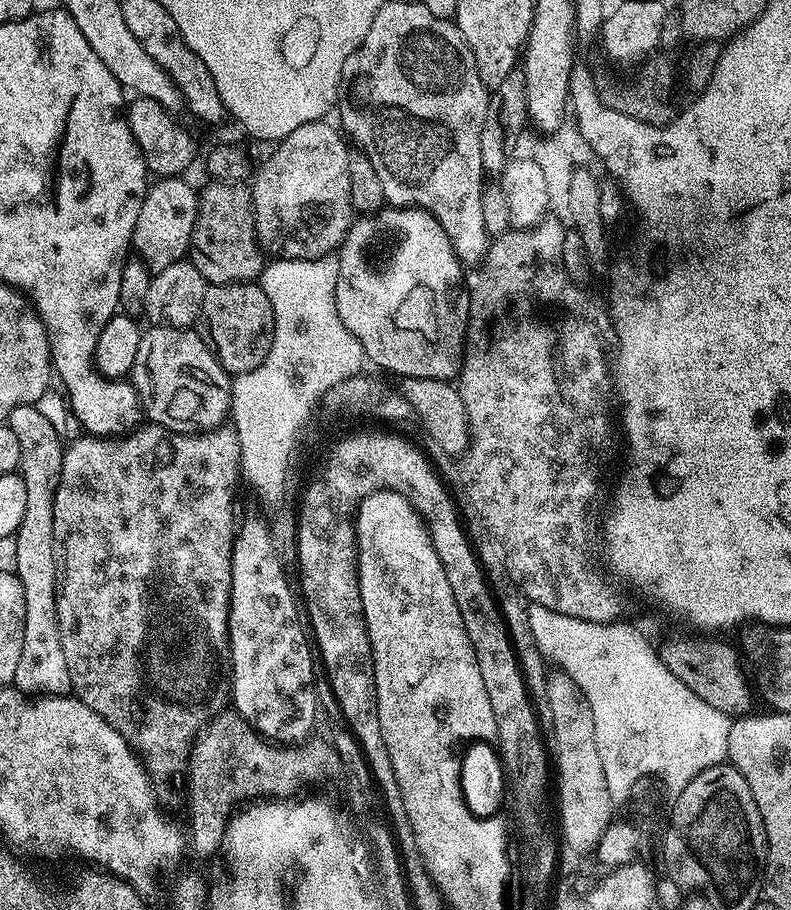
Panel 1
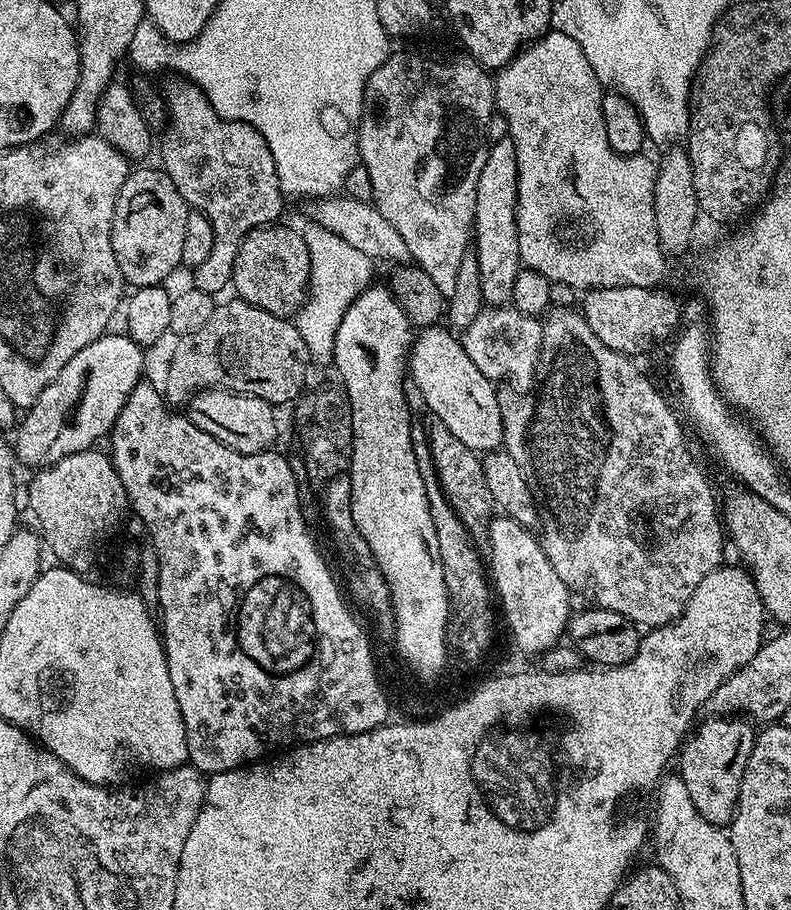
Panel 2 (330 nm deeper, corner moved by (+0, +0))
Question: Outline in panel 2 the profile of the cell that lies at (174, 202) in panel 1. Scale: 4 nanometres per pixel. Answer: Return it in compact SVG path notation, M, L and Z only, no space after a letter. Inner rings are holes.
M183 78L172 79L176 80L162 88L166 127L164 141L158 144L159 163L170 182L178 186L178 194L182 194L189 209L206 214L210 226L214 226L214 250L191 273L190 284L203 292L219 294L231 285L234 258L246 234L275 223L286 198L278 182L273 154L262 134L246 122L222 118L197 84Z

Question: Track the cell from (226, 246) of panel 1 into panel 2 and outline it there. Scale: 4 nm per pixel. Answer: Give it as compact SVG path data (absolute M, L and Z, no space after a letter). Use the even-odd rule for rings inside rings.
M280 222L255 228L242 242L234 258L231 287L247 304L258 306L275 316L295 317L308 298L310 250L306 250L303 231L283 228Z

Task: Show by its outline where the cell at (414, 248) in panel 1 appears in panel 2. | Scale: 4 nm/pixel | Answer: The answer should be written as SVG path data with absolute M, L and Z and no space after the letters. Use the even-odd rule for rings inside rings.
M437 326L423 329L413 339L408 358L410 377L422 390L429 413L436 415L435 419L444 424L450 434L455 434L475 452L487 454L497 451L504 442L501 393L496 392L497 385L488 380L478 366L474 366L470 354L466 354L461 337L451 334L456 335L447 327Z

